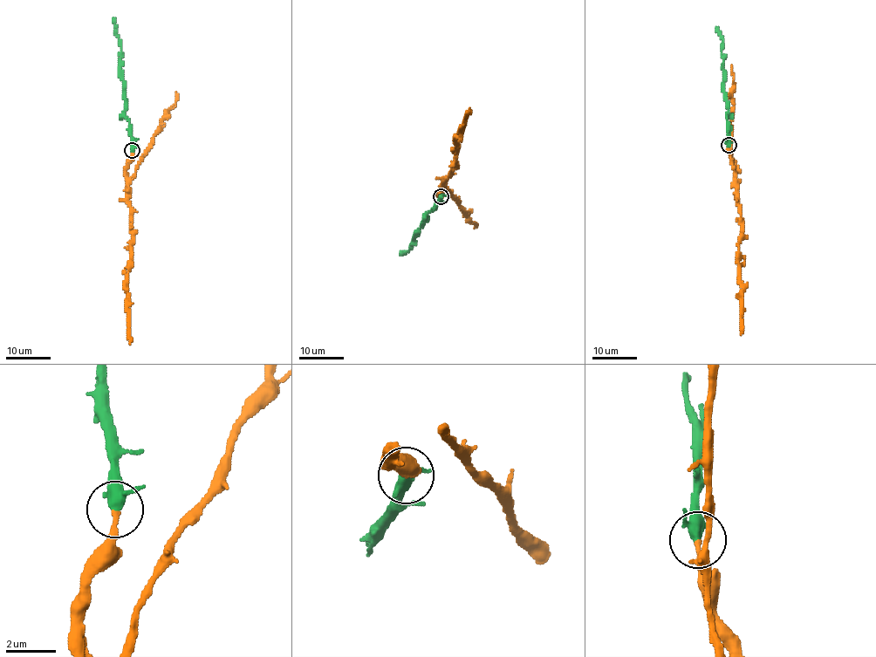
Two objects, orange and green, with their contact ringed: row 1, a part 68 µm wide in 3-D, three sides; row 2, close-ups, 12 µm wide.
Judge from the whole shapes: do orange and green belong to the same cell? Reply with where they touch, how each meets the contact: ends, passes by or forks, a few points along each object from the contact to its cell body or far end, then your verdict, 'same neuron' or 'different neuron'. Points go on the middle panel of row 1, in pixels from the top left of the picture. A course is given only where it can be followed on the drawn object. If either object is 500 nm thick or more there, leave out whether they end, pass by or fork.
at (441, 196); orange ends there; green passes by; orange runs (440, 196), (441, 193), (438, 194), (443, 180), (449, 176), (455, 164), (456, 141), (468, 108); green runs (440, 196), (437, 206), (427, 213), (426, 222), (420, 223), (410, 249), (400, 253); same neuron

